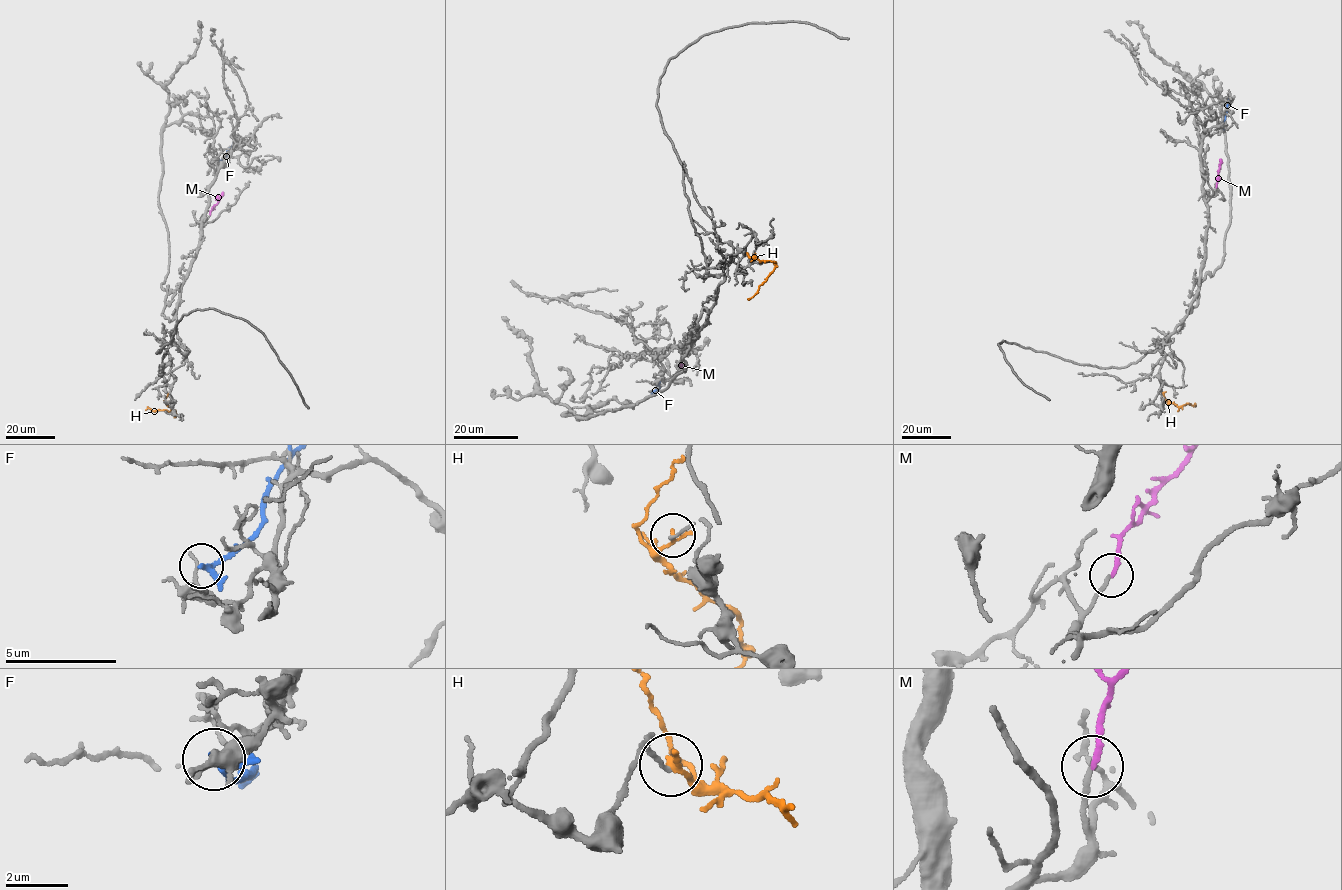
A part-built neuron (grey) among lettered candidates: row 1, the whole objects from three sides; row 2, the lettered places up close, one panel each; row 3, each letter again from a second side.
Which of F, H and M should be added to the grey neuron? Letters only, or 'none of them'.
M

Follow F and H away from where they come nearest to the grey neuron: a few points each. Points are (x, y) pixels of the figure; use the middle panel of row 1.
F: (655, 381), (659, 382), (657, 389), (651, 393)
H: (753, 253), (756, 258), (769, 260), (775, 267), (748, 300)

